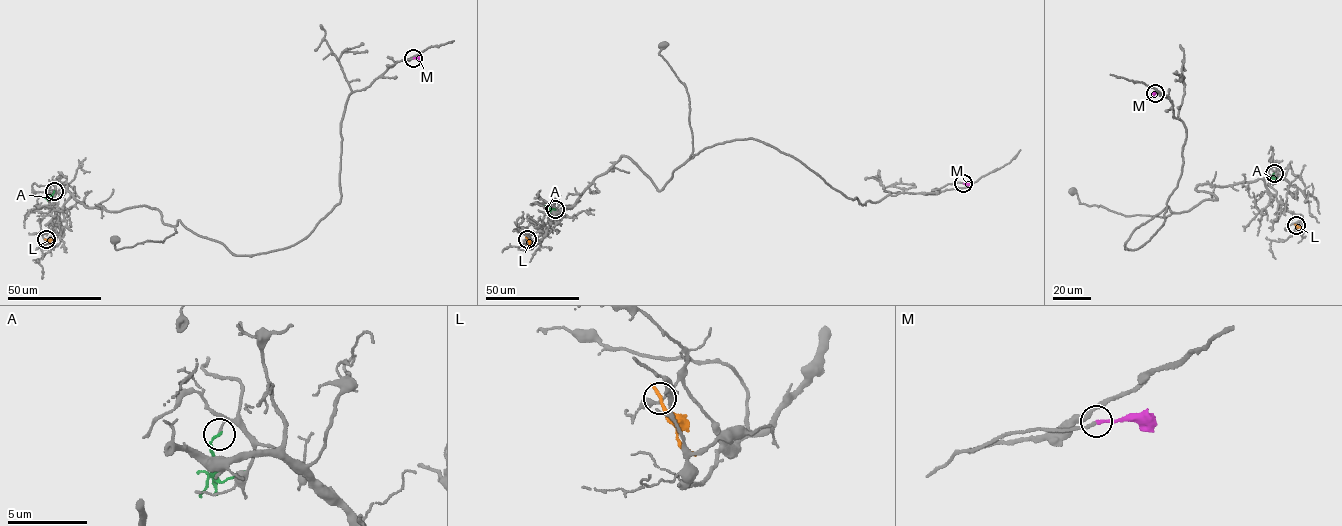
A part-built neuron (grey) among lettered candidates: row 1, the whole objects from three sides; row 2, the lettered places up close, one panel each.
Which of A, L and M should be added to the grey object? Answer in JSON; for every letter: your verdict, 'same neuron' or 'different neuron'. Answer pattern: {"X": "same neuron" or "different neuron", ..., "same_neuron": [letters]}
{"A": "different neuron", "L": "different neuron", "M": "same neuron", "same_neuron": ["M"]}

